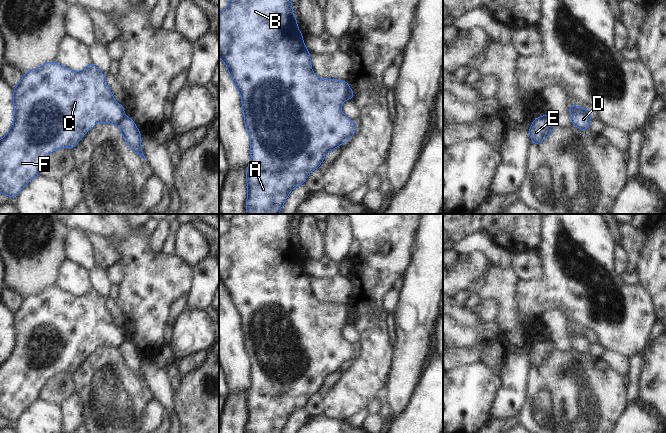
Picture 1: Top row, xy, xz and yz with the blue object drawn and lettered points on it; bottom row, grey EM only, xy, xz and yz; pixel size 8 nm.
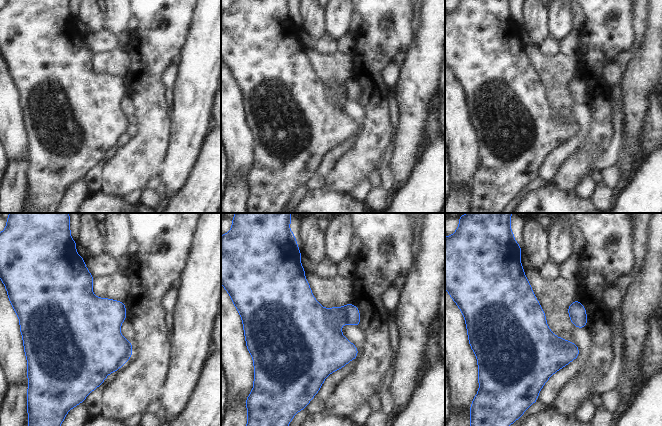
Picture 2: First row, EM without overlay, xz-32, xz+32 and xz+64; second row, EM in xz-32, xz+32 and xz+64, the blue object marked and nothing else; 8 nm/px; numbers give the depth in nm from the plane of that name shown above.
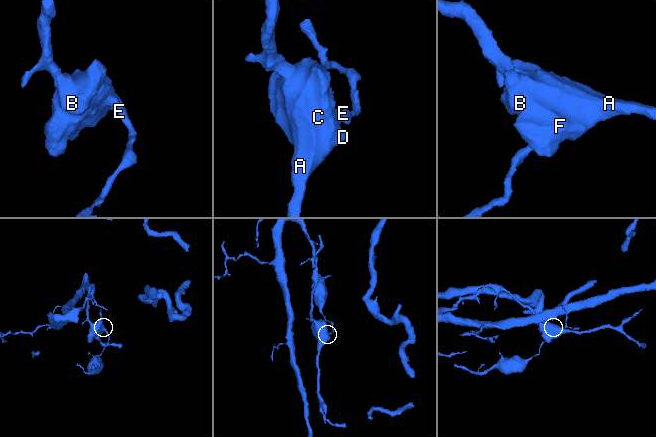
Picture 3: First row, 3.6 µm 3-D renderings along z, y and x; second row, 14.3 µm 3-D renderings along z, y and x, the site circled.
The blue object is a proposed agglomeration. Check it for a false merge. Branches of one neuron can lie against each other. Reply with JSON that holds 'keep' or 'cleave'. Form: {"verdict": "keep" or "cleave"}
{"verdict": "cleave"}

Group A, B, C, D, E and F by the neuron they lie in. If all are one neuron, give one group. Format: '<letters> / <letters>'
A B C D F / E

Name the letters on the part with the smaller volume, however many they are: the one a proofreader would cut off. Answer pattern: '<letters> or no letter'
E

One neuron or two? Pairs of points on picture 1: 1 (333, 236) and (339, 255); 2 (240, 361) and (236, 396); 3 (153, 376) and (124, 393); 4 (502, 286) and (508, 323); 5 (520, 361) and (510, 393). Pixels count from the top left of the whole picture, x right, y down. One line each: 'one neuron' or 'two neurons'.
1: one neuron
2: two neurons
3: two neurons
4: one neuron
5: one neuron

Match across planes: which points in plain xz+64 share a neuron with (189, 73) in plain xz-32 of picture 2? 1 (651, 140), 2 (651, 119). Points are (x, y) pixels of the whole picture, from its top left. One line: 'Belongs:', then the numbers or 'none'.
Belongs: none

